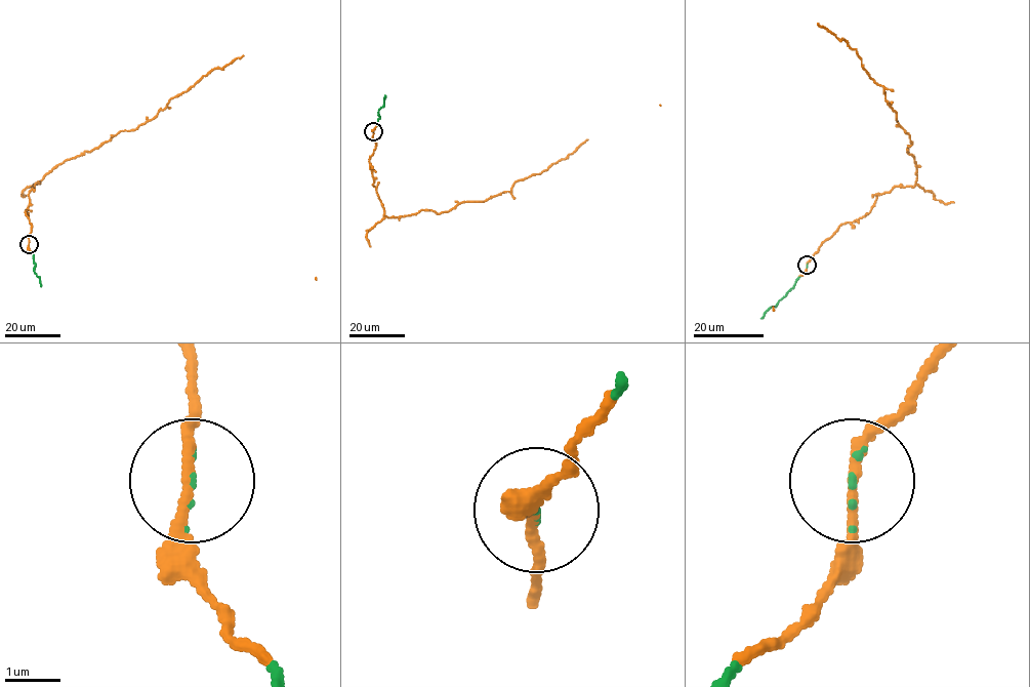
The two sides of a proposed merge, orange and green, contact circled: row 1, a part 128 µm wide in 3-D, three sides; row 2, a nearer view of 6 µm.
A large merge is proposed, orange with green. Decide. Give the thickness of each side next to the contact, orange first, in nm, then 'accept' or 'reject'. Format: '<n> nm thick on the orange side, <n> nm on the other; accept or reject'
180 nm thick on the orange side, 60 nm on the other; accept

